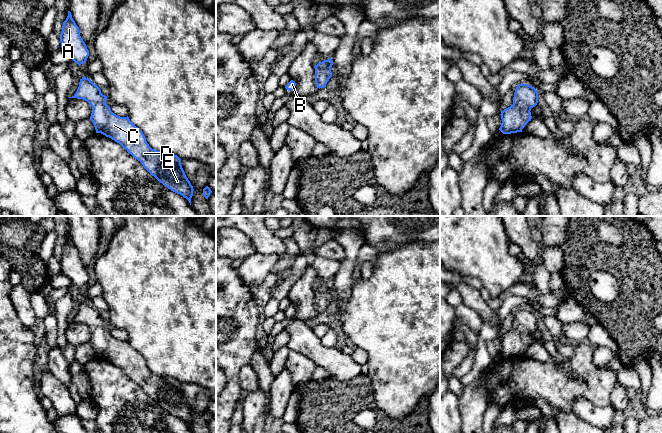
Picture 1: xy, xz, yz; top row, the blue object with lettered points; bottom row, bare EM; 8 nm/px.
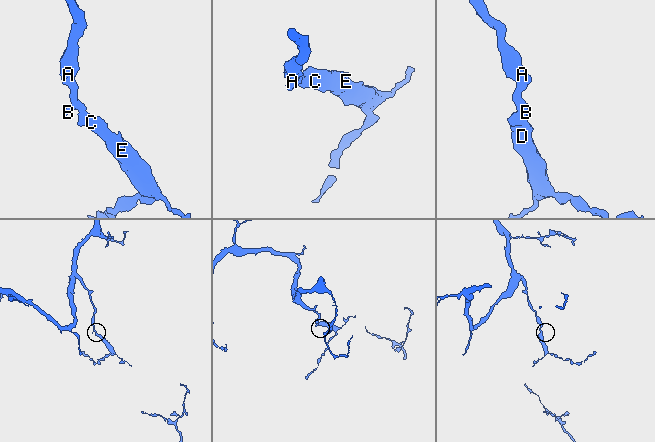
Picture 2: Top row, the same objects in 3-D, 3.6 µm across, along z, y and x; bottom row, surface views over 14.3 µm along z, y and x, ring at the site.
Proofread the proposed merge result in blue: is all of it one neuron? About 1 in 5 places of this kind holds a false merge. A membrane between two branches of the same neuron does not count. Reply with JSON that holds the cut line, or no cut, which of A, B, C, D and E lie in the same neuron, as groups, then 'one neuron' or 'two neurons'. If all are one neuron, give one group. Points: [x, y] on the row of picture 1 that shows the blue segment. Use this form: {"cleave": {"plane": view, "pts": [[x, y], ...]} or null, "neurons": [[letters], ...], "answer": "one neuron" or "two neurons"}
{"cleave": null, "neurons": [["A", "B", "C", "D", "E"]], "answer": "one neuron"}

